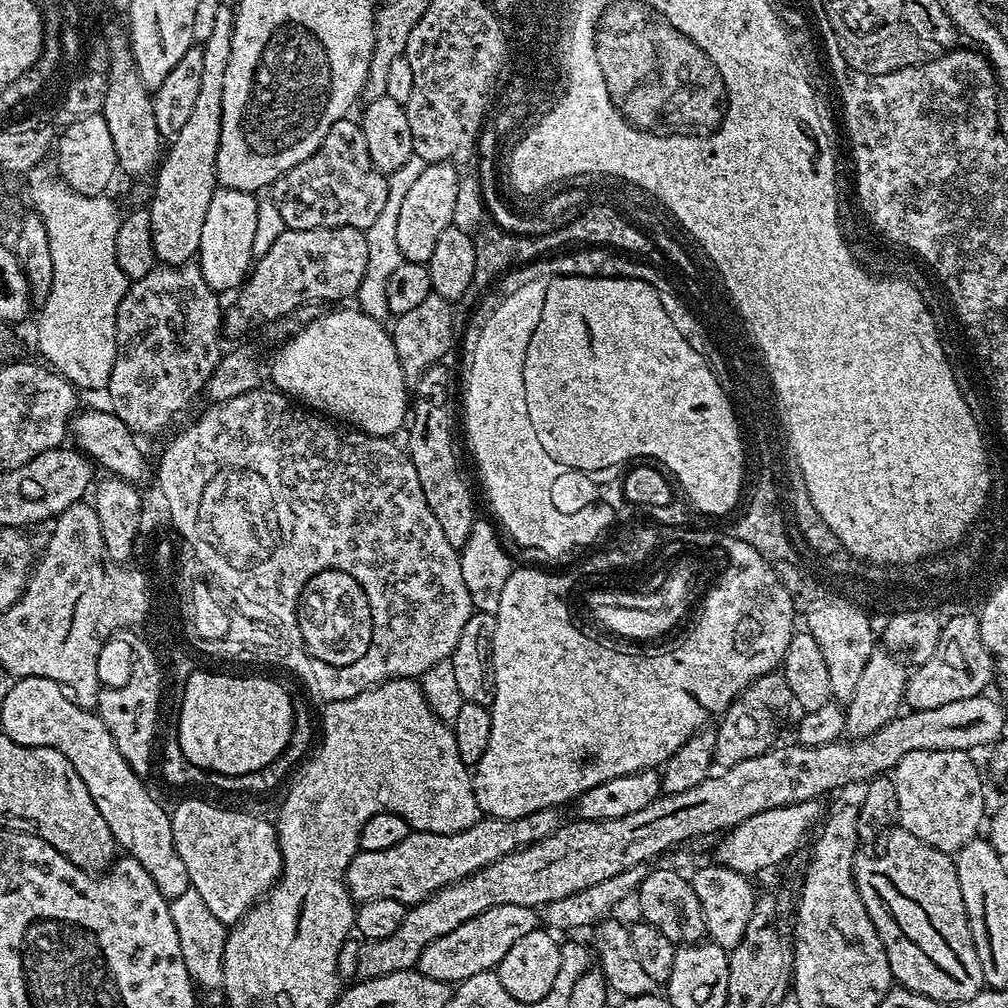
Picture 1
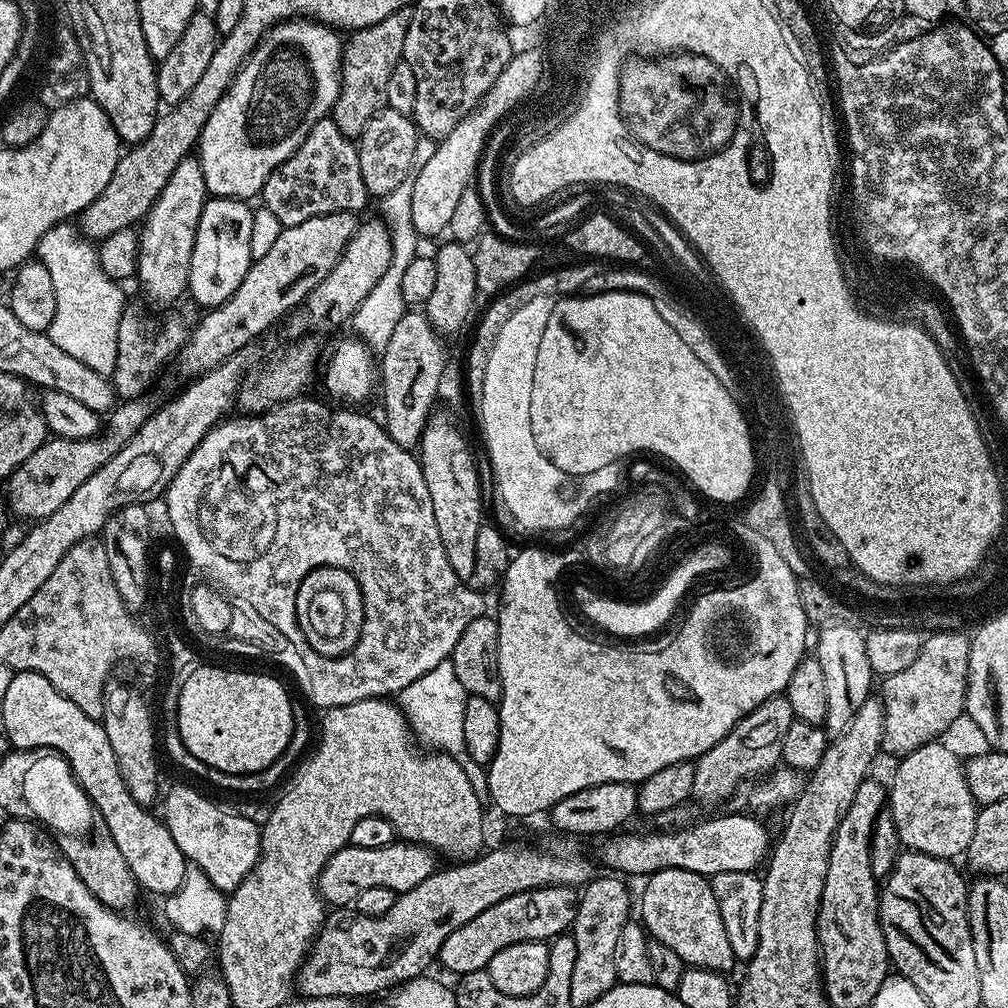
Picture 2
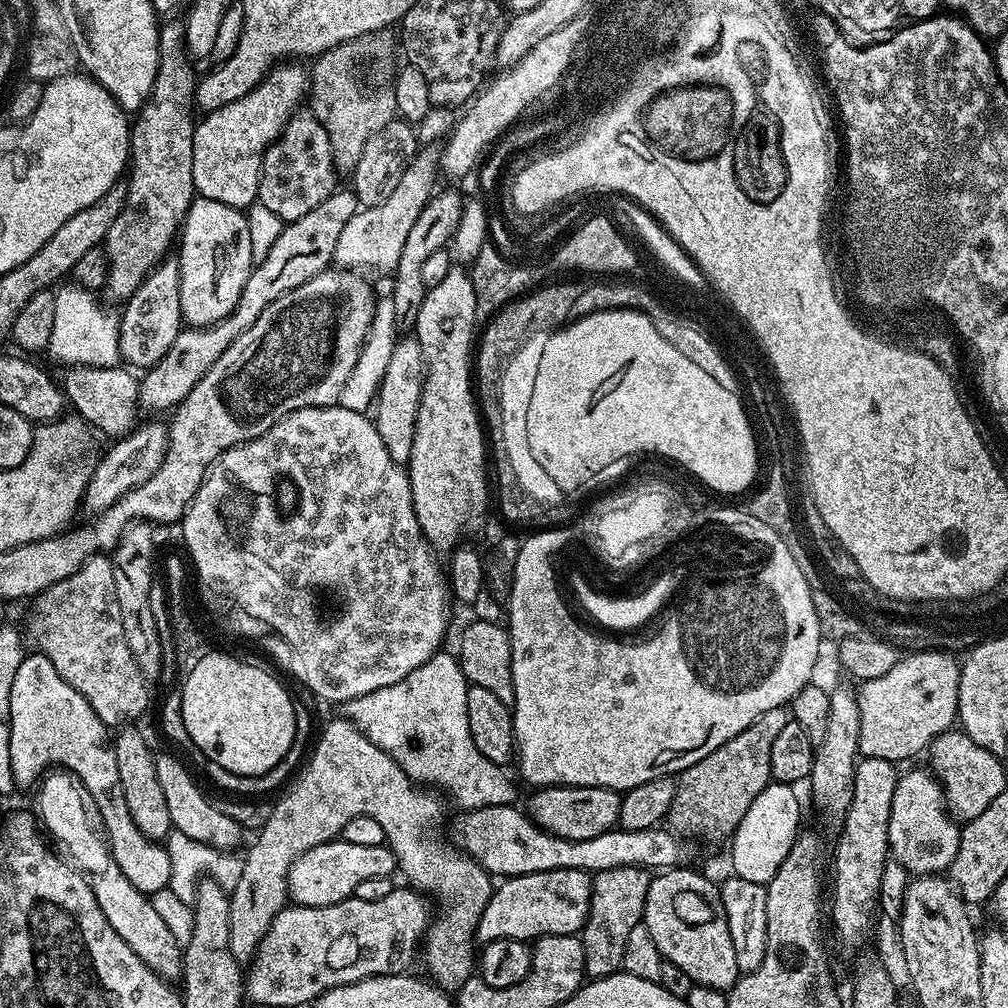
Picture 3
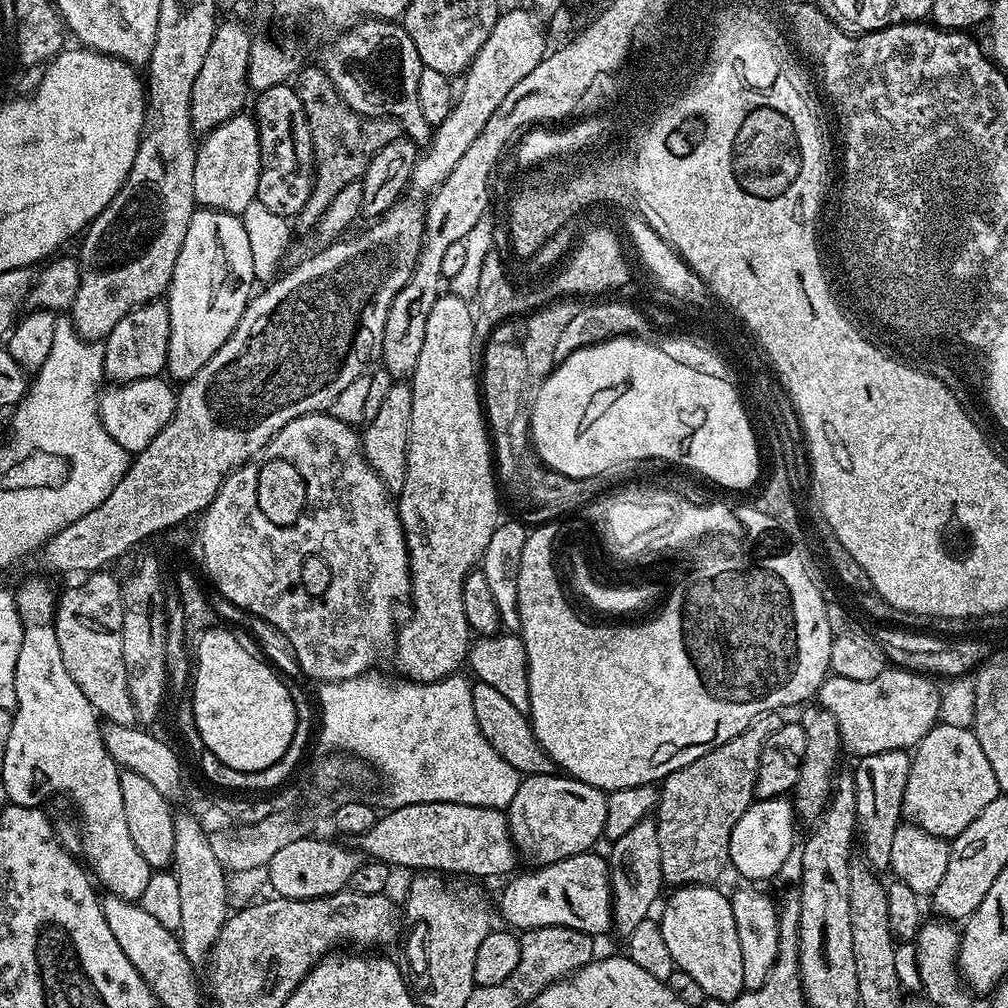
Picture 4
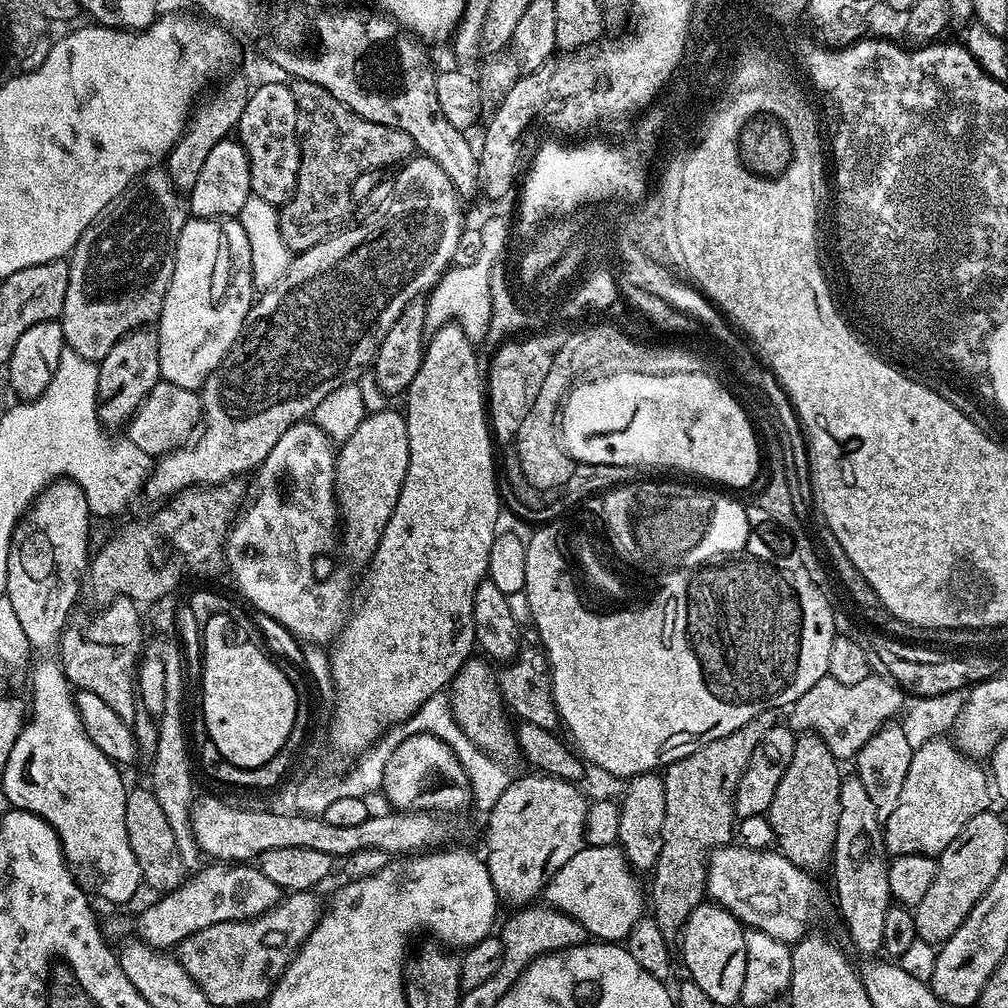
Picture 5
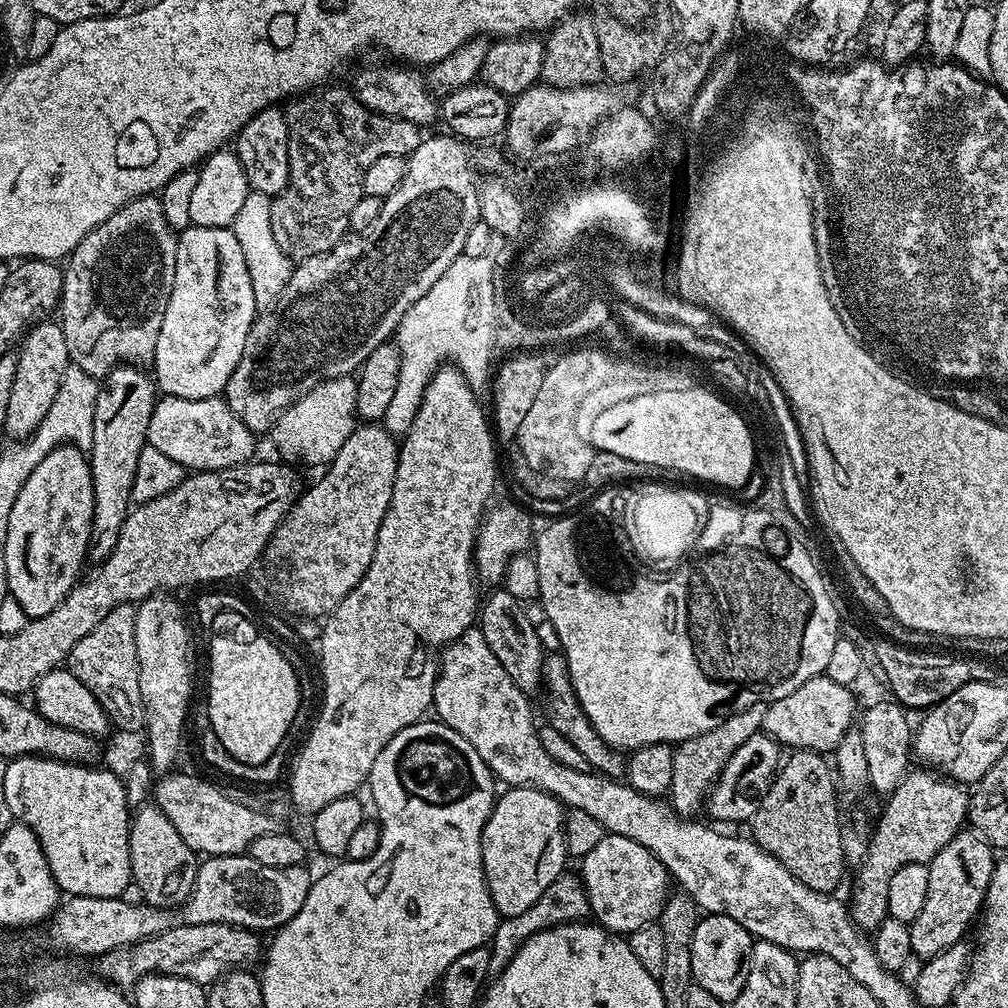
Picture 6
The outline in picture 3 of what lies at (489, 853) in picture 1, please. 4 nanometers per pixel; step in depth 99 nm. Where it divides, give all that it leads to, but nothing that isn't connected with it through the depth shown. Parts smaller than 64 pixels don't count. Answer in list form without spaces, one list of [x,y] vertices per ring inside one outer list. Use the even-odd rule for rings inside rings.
[[[342,839],[327,840],[322,846],[306,850],[290,866],[288,894],[293,905],[330,906],[347,900],[362,882],[370,878],[391,877],[397,871],[398,861],[387,843],[378,846],[358,846]]]

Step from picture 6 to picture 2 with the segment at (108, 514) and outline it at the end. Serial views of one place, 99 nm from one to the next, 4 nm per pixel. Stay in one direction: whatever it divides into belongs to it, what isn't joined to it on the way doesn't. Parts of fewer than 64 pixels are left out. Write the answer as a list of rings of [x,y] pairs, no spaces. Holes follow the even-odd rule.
[[[195,155],[185,156],[170,182],[158,194],[154,206],[144,217],[139,229],[139,252],[135,279],[140,279],[140,288],[156,304],[172,304],[180,295],[188,292],[190,258],[194,258],[194,238],[198,234],[198,222],[210,197],[206,178],[202,178],[202,166]]]

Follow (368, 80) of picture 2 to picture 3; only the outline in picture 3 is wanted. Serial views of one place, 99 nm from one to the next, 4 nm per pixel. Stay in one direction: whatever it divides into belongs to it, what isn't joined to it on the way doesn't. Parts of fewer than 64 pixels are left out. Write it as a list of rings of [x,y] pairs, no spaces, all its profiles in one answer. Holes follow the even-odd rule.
[[[383,28],[370,34],[362,34],[350,42],[342,42],[310,64],[310,95],[306,104],[314,118],[322,122],[326,138],[330,138],[330,150],[334,154],[337,173],[351,174],[362,158],[362,149],[382,126],[397,119],[396,99],[391,86],[380,88],[377,92],[367,92],[360,83],[364,76],[378,84],[386,77],[398,56],[398,36],[392,28]]]

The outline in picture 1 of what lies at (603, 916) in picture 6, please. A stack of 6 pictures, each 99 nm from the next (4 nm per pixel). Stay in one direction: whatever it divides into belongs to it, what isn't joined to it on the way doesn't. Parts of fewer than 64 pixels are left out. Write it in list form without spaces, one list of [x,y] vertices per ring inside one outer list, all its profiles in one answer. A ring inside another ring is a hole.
[[[494,906],[462,922],[458,930],[450,930],[450,934],[442,934],[430,942],[430,946],[422,950],[418,971],[426,978],[445,982],[459,982],[474,974],[493,971],[502,958],[506,958],[506,950],[510,950],[518,938],[537,931],[537,928],[537,909],[530,906]]]

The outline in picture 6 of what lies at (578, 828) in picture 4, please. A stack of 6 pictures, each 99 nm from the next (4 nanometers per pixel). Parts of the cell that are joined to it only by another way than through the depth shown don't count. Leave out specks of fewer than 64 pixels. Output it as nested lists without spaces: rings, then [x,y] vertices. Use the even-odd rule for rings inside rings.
[[[512,786],[504,791],[499,793],[496,803],[493,804],[490,818],[480,835],[484,881],[490,890],[496,912],[502,918],[513,917],[528,910],[542,896],[546,886],[550,886],[550,882],[565,875],[564,863],[569,863],[570,860],[565,840],[565,805],[537,788]]]

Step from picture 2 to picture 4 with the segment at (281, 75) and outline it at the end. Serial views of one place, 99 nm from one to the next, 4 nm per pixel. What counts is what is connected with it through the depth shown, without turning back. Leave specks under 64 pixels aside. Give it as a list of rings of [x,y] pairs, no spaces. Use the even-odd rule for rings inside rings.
[[[241,114],[222,122],[213,132],[207,133],[199,141],[194,162],[194,198],[197,205],[212,208],[215,212],[242,214],[246,206],[255,200],[258,190],[258,170],[260,169],[260,147],[256,121],[251,115]]]

